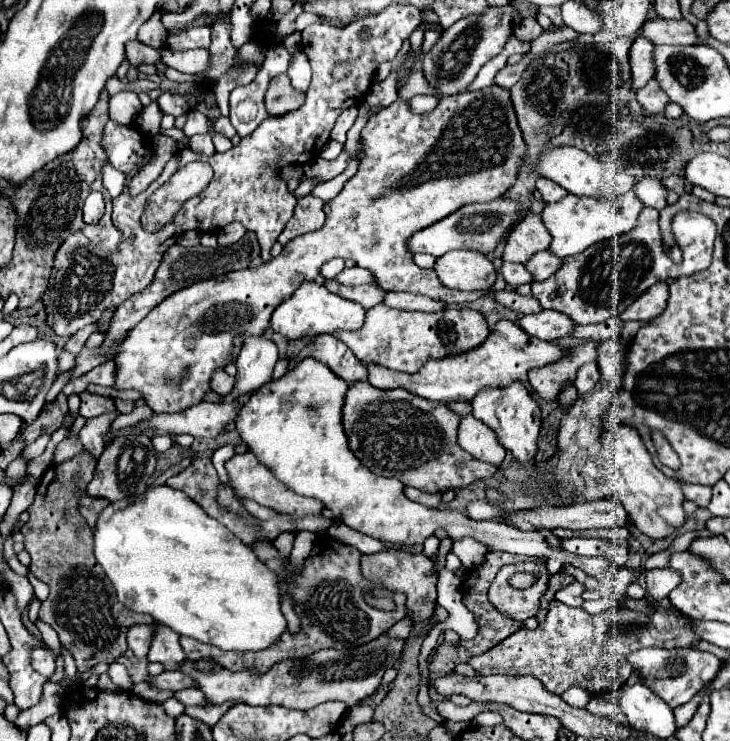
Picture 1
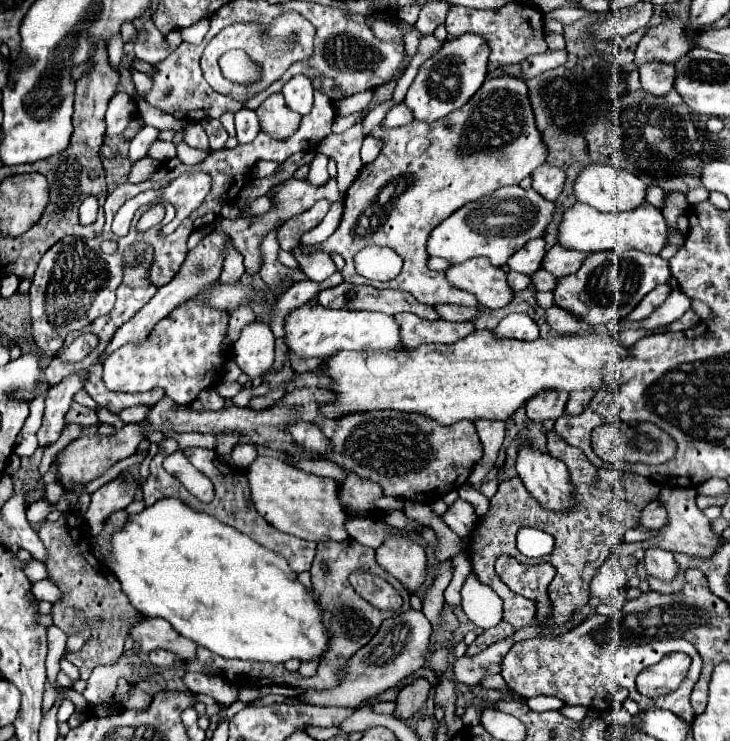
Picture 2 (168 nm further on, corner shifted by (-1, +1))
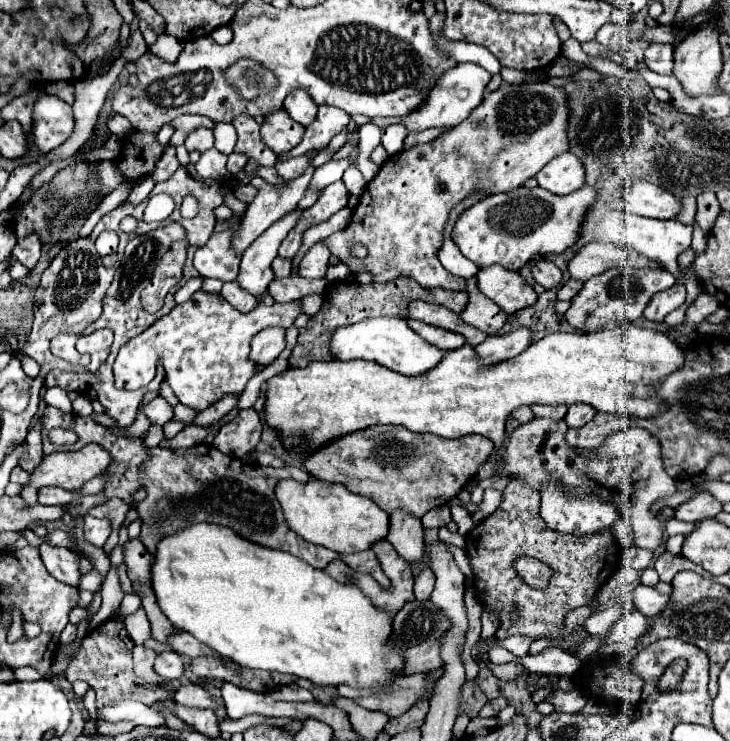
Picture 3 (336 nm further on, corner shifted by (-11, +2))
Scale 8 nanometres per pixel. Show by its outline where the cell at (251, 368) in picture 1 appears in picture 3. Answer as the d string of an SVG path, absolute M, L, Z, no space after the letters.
M268 327L254 335L250 359L258 365L270 365L286 347L284 343L284 329L282 327Z

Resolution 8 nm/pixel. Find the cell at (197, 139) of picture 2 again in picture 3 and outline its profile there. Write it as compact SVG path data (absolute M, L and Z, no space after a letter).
M200 127L200 129L196 129L196 131L192 131L188 135L188 139L186 139L184 145L186 145L188 151L200 151L200 153L204 153L204 151L208 151L208 149L214 147L214 133L212 133L212 129Z

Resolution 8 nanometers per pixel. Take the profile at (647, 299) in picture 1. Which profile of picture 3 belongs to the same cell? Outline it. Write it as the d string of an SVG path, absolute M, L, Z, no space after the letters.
M676 283L674 287L670 287L670 289L666 289L666 291L660 291L660 293L656 293L656 295L650 299L648 307L644 309L644 317L646 317L648 321L662 323L664 317L666 317L670 311L678 309L680 305L684 305L684 301L686 301L686 289L684 289L682 283Z

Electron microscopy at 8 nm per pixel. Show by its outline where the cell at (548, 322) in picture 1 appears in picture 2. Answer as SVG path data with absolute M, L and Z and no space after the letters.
M510 314L494 328L494 336L496 338L514 338L514 340L536 340L538 326L526 314Z

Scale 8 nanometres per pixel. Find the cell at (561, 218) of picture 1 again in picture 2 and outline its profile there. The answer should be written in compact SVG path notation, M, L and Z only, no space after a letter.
M576 202L570 210L564 212L562 224L558 228L558 244L564 248L580 250L580 252L602 252L602 250L612 250L612 252L626 252L630 248L638 248L640 252L650 252L650 254L660 254L660 250L668 242L668 226L658 208L652 204L644 204L636 210L630 212L598 212L586 204Z

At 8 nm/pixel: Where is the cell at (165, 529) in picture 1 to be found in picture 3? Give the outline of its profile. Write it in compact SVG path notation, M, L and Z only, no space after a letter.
M194 523L194 525L186 527L184 531L176 531L174 535L164 537L156 545L154 563L152 563L150 571L152 571L152 589L154 589L154 595L156 595L156 601L158 601L160 609L164 611L164 615L170 619L170 623L174 627L182 629L182 631L188 631L200 643L212 647L222 657L228 657L234 663L240 663L244 667L290 673L290 675L296 675L296 677L310 679L316 685L324 685L324 687L332 687L332 685L336 687L340 683L346 683L350 687L360 687L360 689L364 689L364 687L370 687L370 689L384 687L392 677L398 675L396 671L402 667L402 657L398 653L394 653L386 643L388 635L392 631L392 617L386 611L372 607L372 603L368 603L366 595L356 585L340 585L336 579L332 579L330 575L326 575L320 569L314 569L312 565L304 563L302 559L298 559L290 553L284 553L280 549L258 547L258 543L244 539L242 535L238 535L236 531L232 531L228 527L220 527L220 525L214 525L214 523Z

